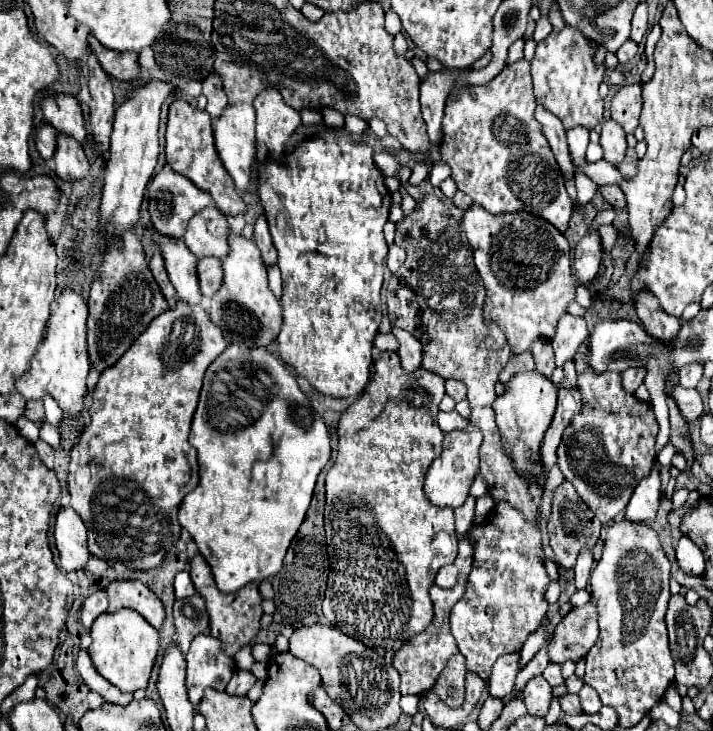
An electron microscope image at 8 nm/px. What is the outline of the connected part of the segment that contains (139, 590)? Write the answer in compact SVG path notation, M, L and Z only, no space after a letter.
M116 580L116 582L110 582L106 592L108 592L108 600L110 600L108 612L116 612L120 608L132 608L132 610L140 612L156 630L162 628L164 618L166 618L164 604L140 580Z

